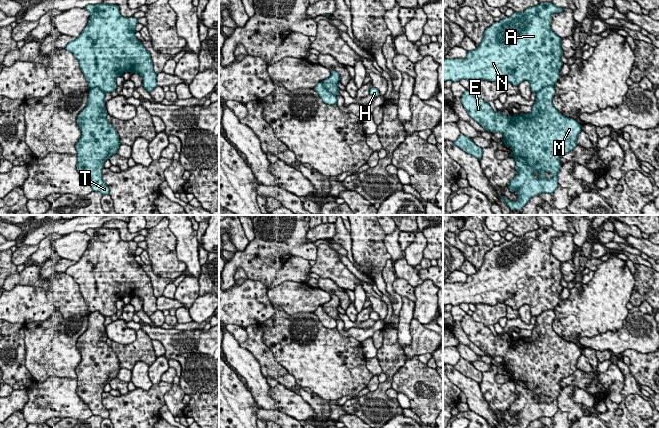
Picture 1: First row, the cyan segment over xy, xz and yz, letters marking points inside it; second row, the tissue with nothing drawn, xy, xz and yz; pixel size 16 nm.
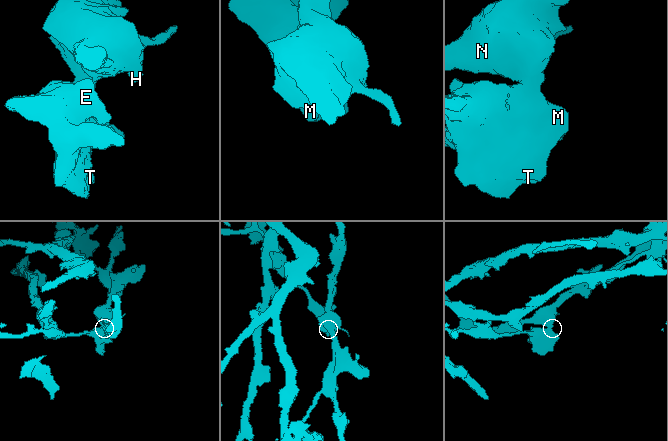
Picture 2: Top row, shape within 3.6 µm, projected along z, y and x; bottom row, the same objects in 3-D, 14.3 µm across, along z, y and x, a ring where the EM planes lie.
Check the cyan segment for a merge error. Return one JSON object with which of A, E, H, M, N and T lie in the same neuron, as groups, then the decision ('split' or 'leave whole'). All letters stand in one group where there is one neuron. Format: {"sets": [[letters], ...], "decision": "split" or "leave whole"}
{"sets": [["A", "H", "N"], ["E", "M", "T"]], "decision": "split"}

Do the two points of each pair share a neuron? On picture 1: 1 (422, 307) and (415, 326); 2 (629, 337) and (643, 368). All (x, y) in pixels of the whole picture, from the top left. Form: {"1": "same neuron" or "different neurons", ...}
{"1": "different neurons", "2": "different neurons"}

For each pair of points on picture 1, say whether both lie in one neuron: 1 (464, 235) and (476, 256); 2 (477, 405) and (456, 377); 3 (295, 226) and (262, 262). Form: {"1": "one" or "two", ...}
{"1": "two", "2": "one", "3": "one"}

